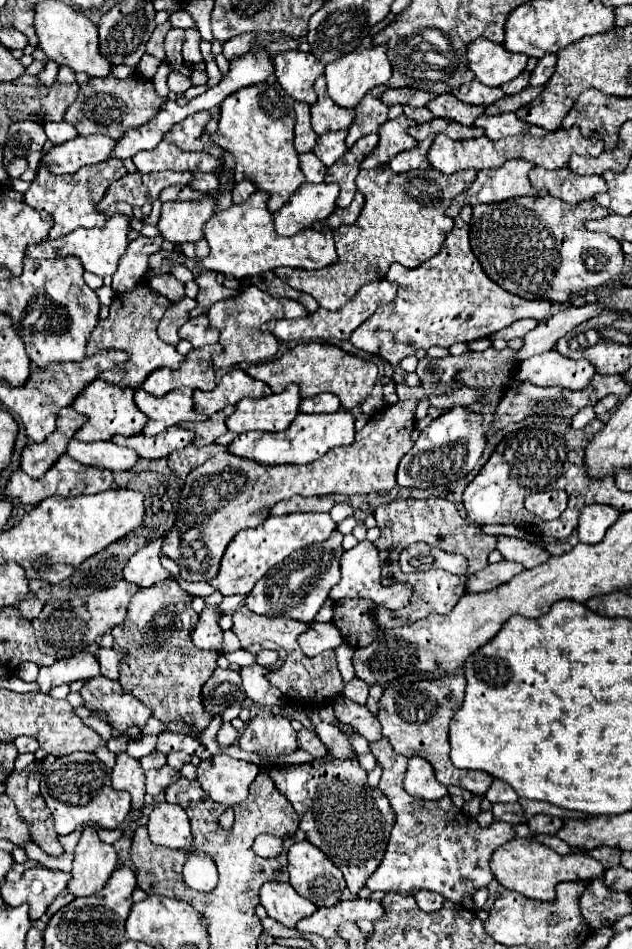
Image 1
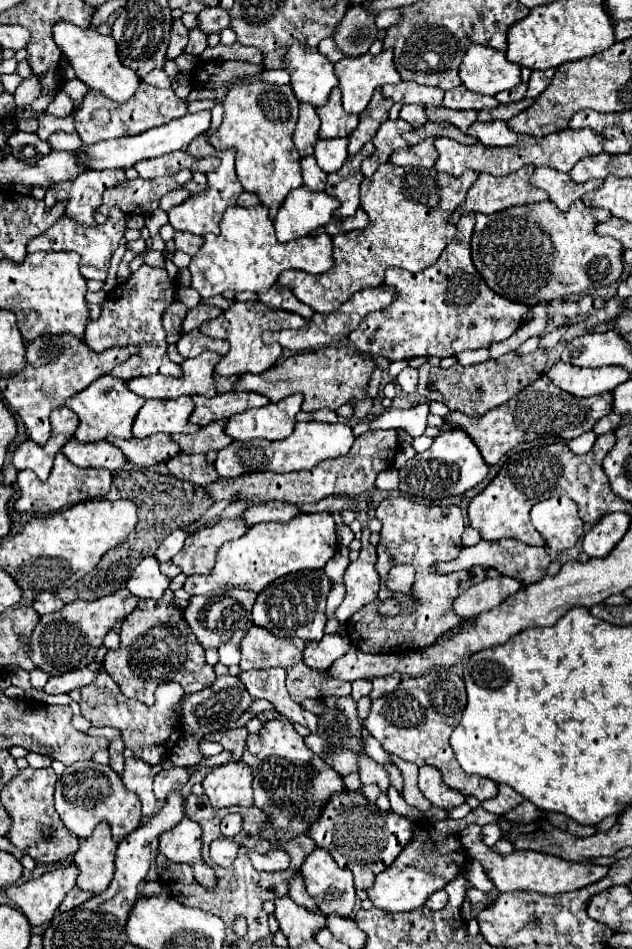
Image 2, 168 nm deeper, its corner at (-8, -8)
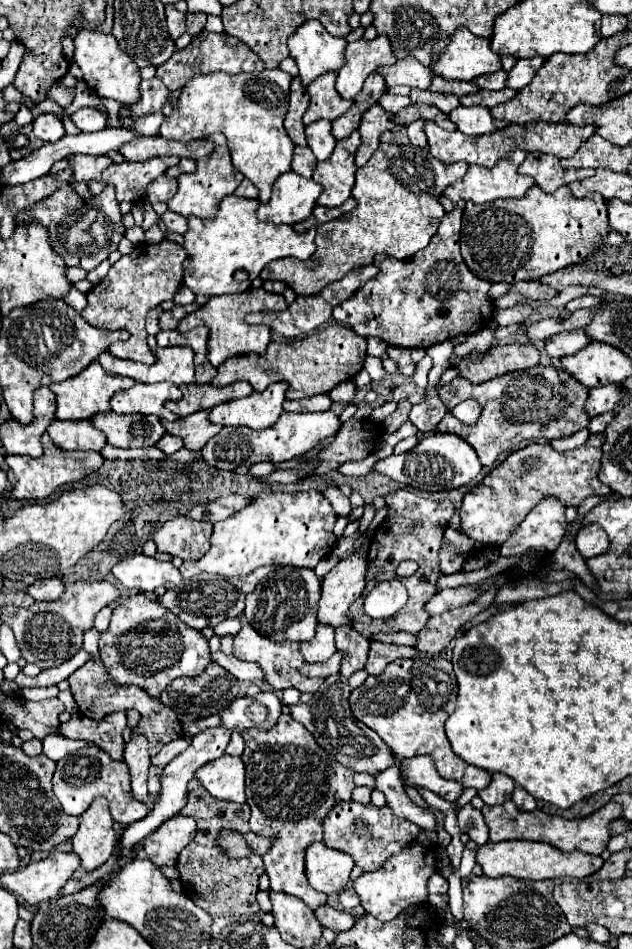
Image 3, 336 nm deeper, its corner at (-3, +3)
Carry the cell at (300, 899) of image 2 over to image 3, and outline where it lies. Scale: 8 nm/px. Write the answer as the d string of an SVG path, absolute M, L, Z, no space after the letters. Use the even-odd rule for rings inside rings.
M280 715L270 731L250 729L242 733L246 747L242 761L246 765L246 803L252 809L250 829L270 837L272 845L264 855L264 871L270 877L270 889L300 897L310 909L326 903L326 895L312 889L304 873L304 853L310 843L322 841L324 815L336 801L350 801L354 791L354 771L340 765L314 741L312 733L290 715Z

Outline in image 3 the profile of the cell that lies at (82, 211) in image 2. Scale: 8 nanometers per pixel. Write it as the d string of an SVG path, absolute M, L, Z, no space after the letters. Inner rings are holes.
M76 155L70 157L70 167L74 171L76 181L92 181L100 179L100 173L112 165L110 157L92 157L92 155Z

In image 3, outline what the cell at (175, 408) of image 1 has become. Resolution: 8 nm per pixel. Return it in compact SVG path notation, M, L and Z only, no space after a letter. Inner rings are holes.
M134 383L124 393L116 393L112 397L112 411L116 413L140 413L140 415L156 415L174 421L176 415L164 407L166 401L178 401L182 397L180 387L172 383Z

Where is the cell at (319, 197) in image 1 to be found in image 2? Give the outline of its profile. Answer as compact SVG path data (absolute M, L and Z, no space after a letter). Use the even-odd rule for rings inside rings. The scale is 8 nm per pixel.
M305 186L289 192L275 218L277 240L291 242L309 236L319 226L325 226L337 208L339 200L325 192L313 192Z

